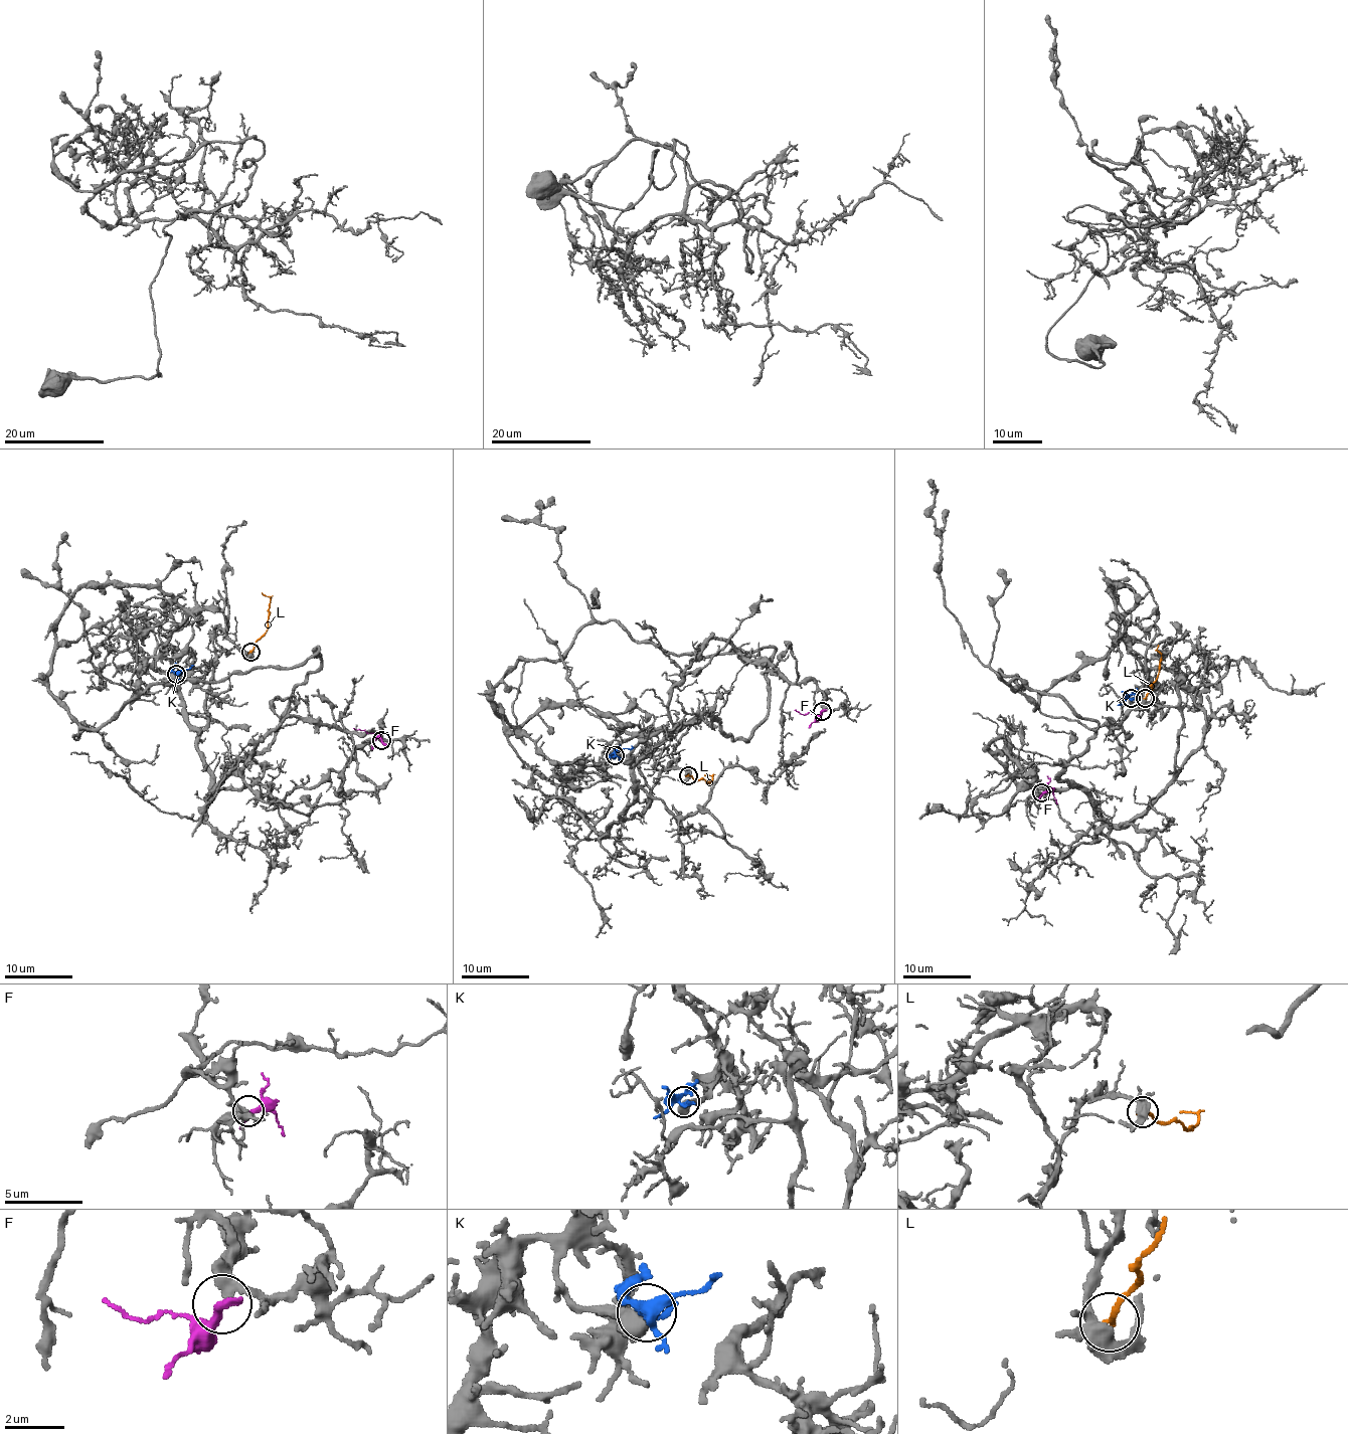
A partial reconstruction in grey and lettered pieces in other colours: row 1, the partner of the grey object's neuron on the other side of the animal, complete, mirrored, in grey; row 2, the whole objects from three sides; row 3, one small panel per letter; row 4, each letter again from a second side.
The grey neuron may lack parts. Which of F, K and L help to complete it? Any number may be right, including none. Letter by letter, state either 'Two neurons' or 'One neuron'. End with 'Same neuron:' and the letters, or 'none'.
F: Two neurons
K: Two neurons
L: Two neurons
Same neuron: none

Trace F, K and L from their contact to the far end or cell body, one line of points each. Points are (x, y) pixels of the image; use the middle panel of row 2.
F: (822, 710), (818, 714), (808, 712), (803, 714), (795, 709)
K: (614, 755), (623, 748), (630, 749), (631, 745)
L: (687, 774), (708, 783), (712, 777), (704, 775)

